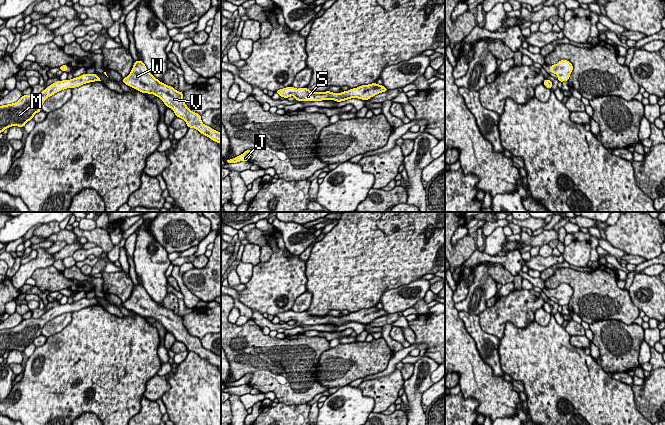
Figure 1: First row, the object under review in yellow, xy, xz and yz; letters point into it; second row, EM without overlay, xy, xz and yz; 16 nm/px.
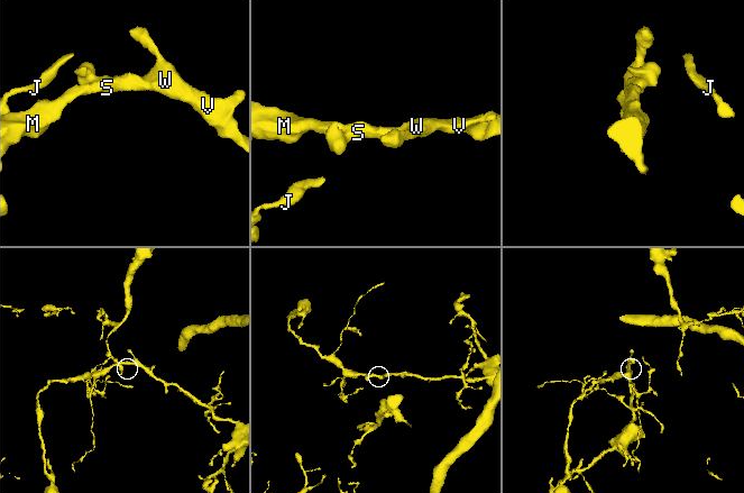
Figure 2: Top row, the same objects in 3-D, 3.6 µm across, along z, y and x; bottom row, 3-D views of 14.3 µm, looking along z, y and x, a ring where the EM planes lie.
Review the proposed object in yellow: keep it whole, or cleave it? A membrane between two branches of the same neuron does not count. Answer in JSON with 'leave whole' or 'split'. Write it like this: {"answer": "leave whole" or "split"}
{"answer": "leave whole"}

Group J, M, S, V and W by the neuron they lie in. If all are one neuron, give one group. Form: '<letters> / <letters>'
J M S V W

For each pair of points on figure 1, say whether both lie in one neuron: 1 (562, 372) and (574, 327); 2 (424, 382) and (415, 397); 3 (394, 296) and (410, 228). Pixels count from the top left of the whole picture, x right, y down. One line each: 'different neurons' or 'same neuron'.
1: different neurons
2: same neuron
3: different neurons

